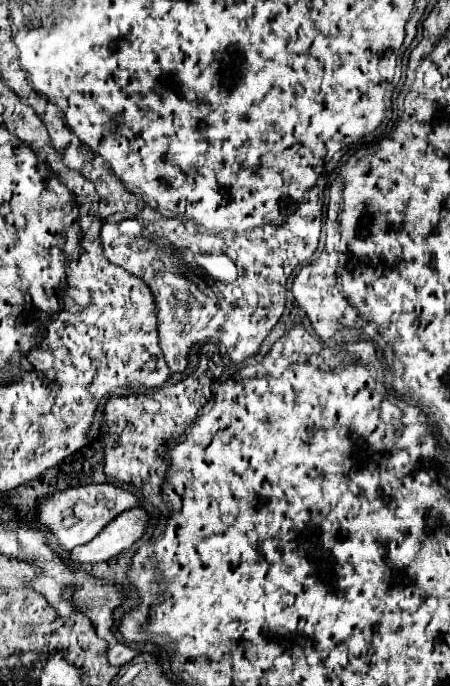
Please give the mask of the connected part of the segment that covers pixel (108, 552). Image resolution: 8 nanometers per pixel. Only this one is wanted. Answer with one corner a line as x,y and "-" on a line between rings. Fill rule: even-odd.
132,507
114,517
90,543
72,549
68,561
72,561
72,565
108,561
136,543
144,535
146,523
148,515
140,507

